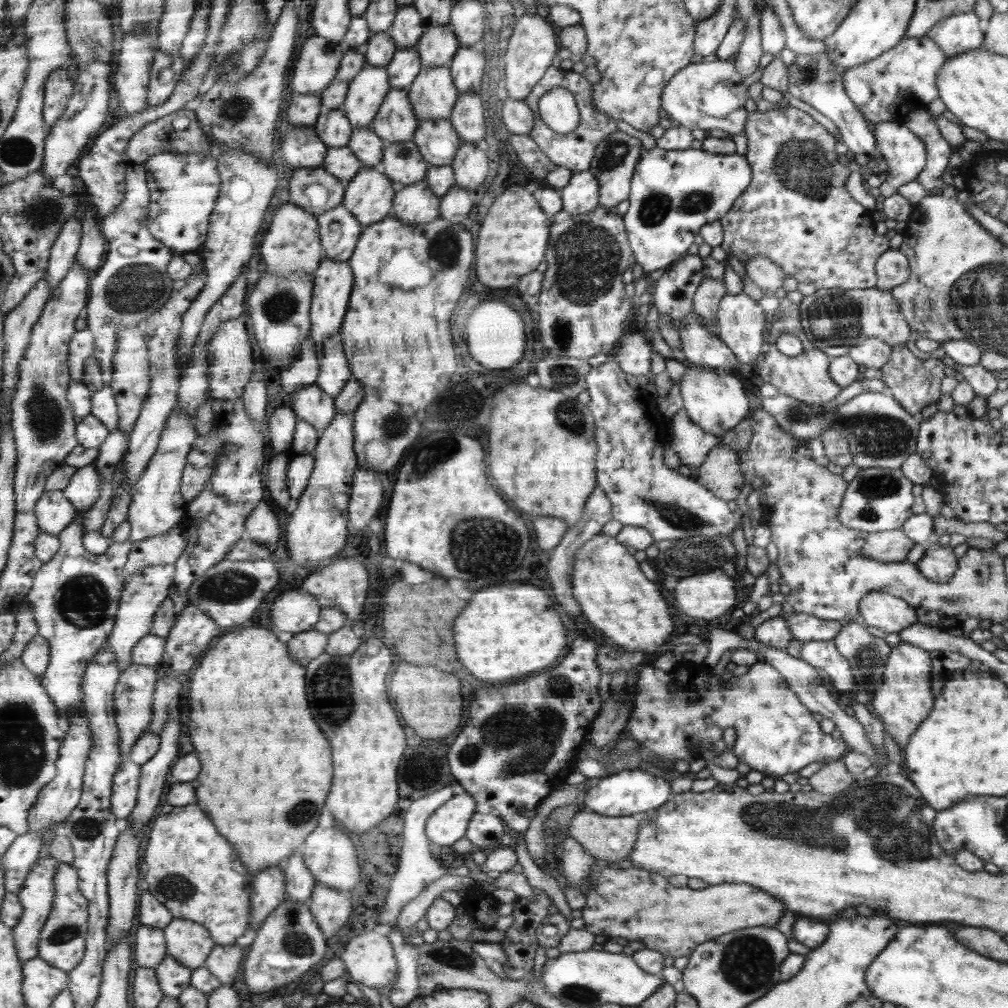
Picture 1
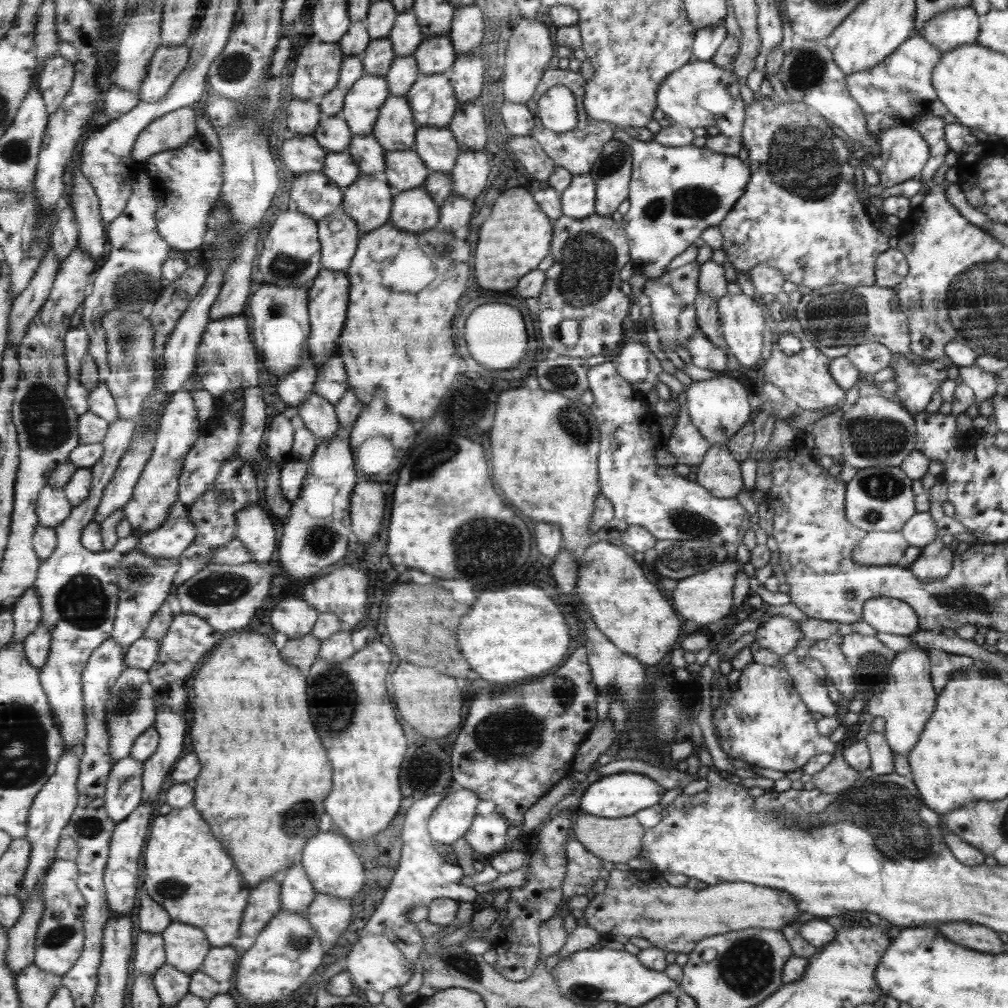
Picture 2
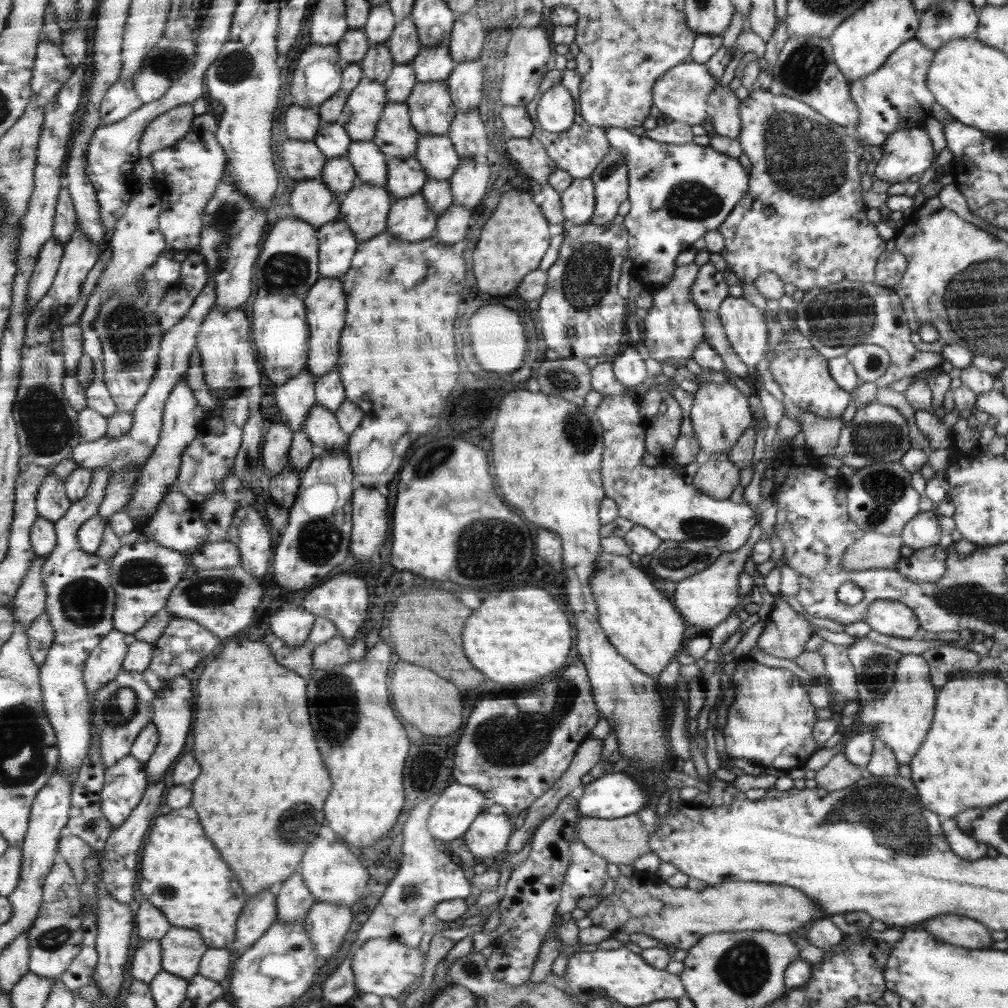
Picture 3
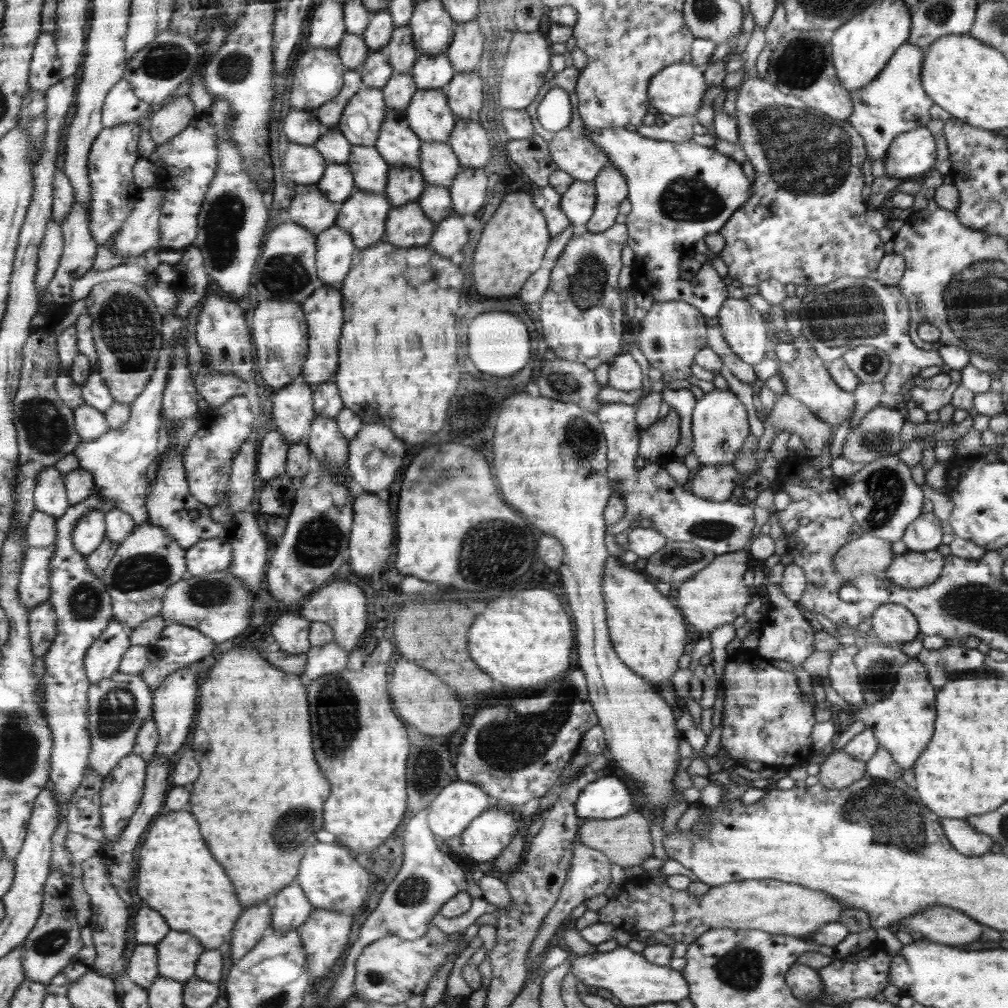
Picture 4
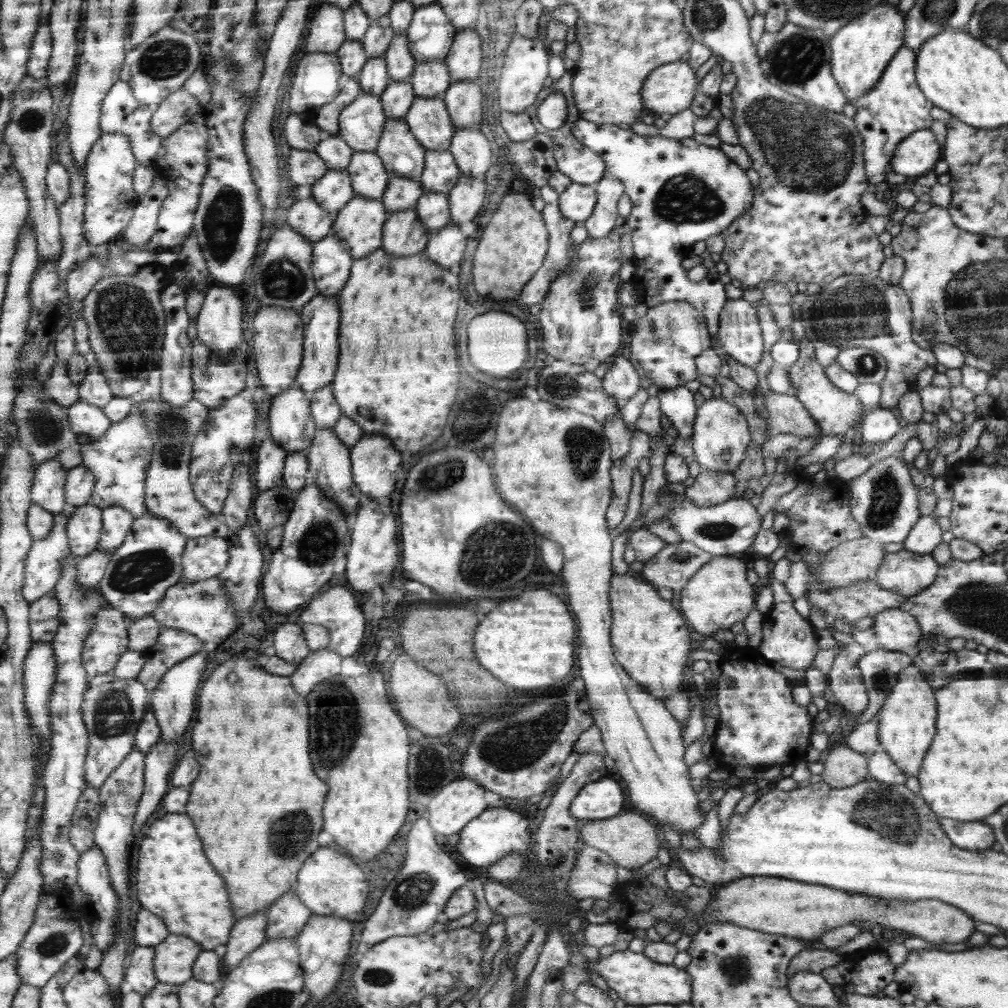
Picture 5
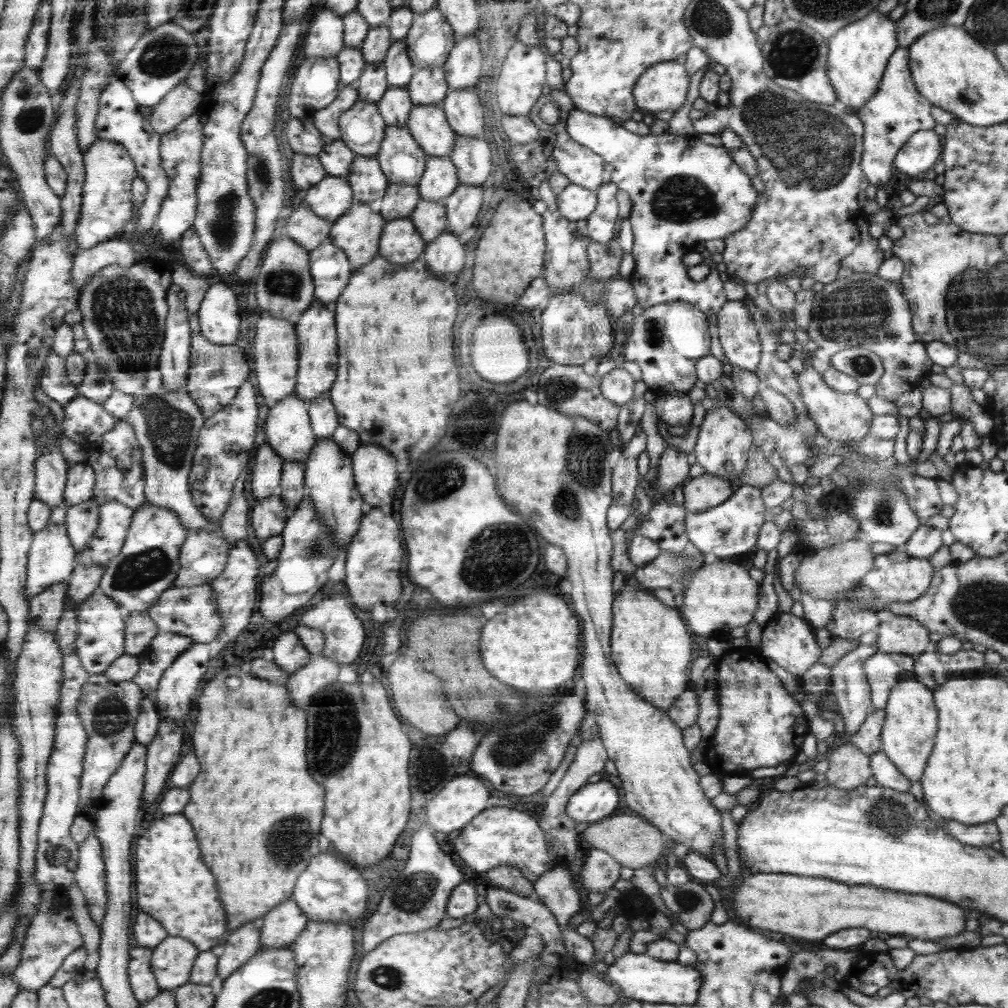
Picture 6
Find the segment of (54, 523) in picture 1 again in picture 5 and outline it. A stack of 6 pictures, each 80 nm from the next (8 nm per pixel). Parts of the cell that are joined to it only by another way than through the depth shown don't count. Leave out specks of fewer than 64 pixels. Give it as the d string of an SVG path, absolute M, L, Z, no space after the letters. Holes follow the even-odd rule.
M60 458L48 462L37 468L33 502L60 514L67 508L67 482L69 471L62 466Z

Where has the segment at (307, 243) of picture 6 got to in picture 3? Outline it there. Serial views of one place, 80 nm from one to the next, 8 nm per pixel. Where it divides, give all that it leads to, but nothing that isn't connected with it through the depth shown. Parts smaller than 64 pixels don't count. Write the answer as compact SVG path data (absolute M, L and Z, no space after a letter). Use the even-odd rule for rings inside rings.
M322 177L296 182L290 208L296 219L302 219L319 229L339 217L344 195L336 195Z

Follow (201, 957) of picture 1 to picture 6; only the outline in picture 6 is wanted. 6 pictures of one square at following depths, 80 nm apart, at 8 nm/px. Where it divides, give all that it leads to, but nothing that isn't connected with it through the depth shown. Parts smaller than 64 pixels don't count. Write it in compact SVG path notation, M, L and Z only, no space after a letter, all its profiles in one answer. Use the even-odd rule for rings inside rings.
M168 936L152 951L150 966L161 990L175 990L191 980L191 970L199 956L194 943Z

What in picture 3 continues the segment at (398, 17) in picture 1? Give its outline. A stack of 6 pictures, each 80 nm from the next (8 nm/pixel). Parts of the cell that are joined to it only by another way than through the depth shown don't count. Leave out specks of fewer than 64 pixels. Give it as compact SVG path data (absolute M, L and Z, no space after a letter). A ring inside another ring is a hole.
M409 16L402 21L397 21L390 38L386 44L390 46L391 55L395 64L406 64L415 60L420 53L418 27L414 19Z

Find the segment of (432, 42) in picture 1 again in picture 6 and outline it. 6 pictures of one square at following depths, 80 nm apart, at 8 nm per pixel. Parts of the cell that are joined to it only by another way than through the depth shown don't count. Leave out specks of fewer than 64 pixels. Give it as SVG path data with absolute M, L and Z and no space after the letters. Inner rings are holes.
M440 66L415 69L408 89L415 104L439 104L450 92L445 71Z

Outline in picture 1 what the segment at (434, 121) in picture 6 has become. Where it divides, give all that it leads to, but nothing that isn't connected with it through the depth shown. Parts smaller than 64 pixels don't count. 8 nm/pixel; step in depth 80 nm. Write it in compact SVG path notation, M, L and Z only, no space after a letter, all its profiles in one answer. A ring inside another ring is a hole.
M448 65L422 68L408 93L416 118L424 121L450 118L460 95Z

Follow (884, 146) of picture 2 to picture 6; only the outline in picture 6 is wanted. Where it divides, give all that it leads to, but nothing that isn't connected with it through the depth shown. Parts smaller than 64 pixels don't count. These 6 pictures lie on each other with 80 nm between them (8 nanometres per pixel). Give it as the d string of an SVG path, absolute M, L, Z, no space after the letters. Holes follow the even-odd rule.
M919 130L902 146L894 165L905 175L914 176L930 170L941 160L942 142L938 134L932 130Z

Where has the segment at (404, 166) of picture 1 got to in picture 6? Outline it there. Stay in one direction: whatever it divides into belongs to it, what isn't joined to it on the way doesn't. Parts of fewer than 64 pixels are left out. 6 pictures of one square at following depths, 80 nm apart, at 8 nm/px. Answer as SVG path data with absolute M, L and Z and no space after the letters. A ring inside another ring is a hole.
M390 183L380 202L380 215L387 221L409 217L419 205L421 198L417 186Z

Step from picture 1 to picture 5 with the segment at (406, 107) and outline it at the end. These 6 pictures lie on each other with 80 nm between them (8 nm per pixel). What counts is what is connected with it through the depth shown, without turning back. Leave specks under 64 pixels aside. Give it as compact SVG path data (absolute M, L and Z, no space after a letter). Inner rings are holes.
M388 118L375 153L383 159L389 174L399 175L406 179L415 179L416 181L421 179L426 165L426 148L411 133L408 123L403 118Z

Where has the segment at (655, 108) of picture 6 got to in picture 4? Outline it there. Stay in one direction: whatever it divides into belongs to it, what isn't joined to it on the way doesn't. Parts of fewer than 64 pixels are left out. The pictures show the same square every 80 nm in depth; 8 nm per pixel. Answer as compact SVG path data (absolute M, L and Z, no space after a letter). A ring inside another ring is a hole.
M677 62L652 82L652 106L658 115L695 118L708 88L706 67Z

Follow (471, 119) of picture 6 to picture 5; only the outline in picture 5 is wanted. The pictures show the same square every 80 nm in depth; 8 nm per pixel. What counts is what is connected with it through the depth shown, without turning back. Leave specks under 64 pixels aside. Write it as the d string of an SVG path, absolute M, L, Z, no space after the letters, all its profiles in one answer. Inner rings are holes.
M457 79L442 95L456 129L474 128L482 120L482 92L474 79Z

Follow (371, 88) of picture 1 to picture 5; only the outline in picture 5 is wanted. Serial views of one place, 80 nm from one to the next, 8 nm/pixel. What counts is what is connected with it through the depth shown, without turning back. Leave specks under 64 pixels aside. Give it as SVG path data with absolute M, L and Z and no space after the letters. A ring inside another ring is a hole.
M362 92L339 117L338 135L347 141L354 152L372 152L378 148L387 121L382 98Z

